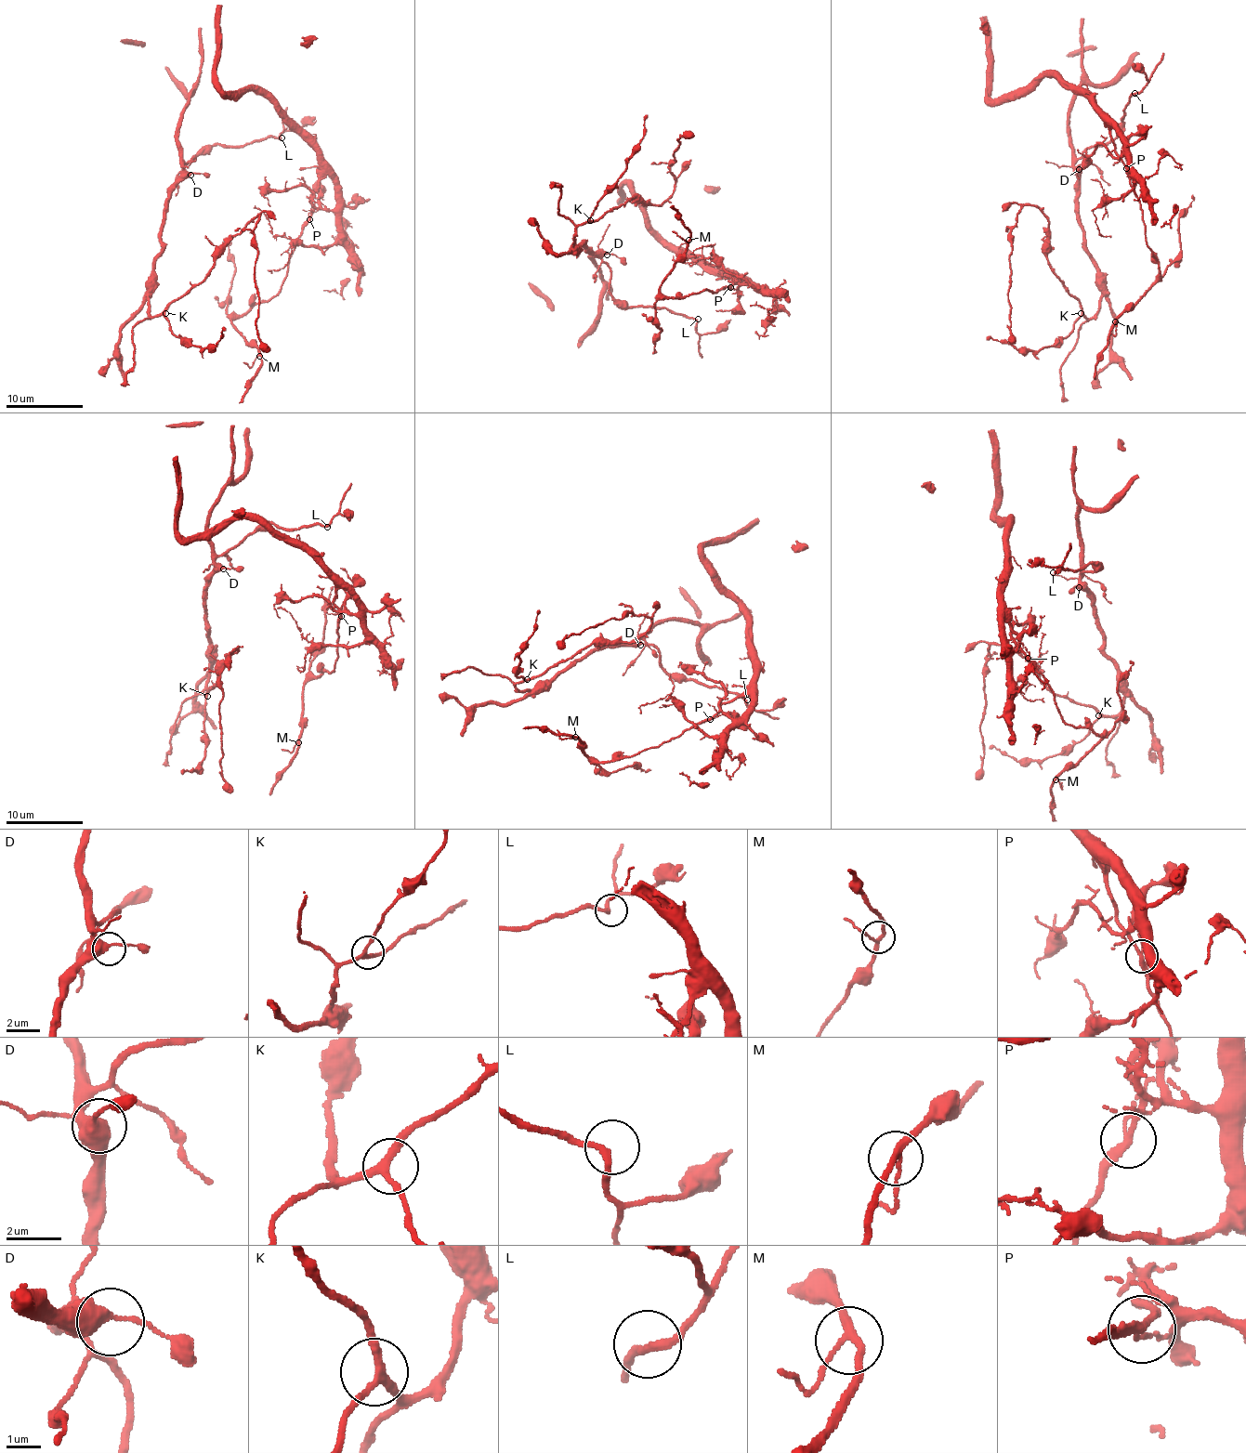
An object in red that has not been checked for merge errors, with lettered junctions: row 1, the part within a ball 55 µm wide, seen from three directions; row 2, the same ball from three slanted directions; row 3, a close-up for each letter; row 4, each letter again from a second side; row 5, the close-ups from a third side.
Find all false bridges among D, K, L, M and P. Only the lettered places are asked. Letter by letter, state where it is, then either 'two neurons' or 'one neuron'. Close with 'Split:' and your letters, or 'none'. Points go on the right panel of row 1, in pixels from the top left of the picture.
D: place (1079, 169); one neuron
K: place (1081, 313); one neuron
L: place (1134, 93); one neuron
M: place (1115, 321); one neuron
P: place (1126, 168); two neurons
Split: P

